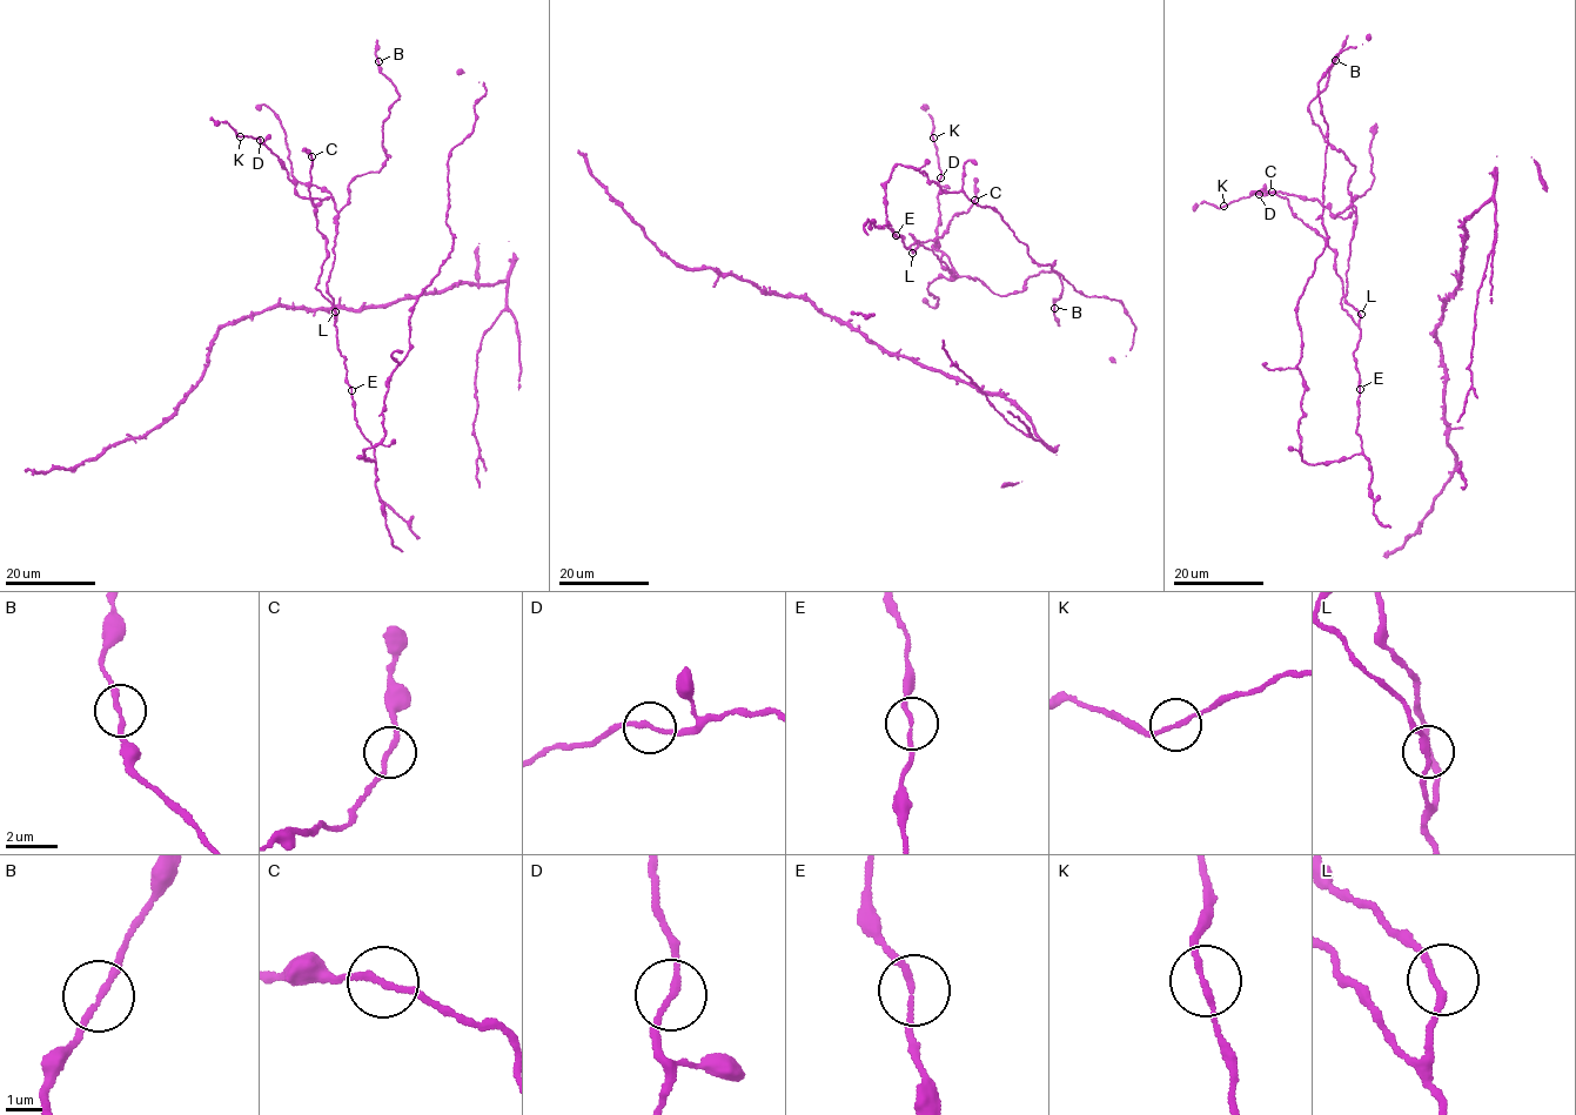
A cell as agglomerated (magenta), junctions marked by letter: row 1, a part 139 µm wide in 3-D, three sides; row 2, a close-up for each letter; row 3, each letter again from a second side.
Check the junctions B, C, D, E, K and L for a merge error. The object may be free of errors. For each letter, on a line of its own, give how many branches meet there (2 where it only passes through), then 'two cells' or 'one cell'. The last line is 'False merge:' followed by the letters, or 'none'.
B: 2 branches meet; one cell
C: 2 branches meet; one cell
D: 2 branches meet; one cell
E: 2 branches meet; one cell
K: 2 branches meet; one cell
L: 2 branches meet; one cell
False merge: none

